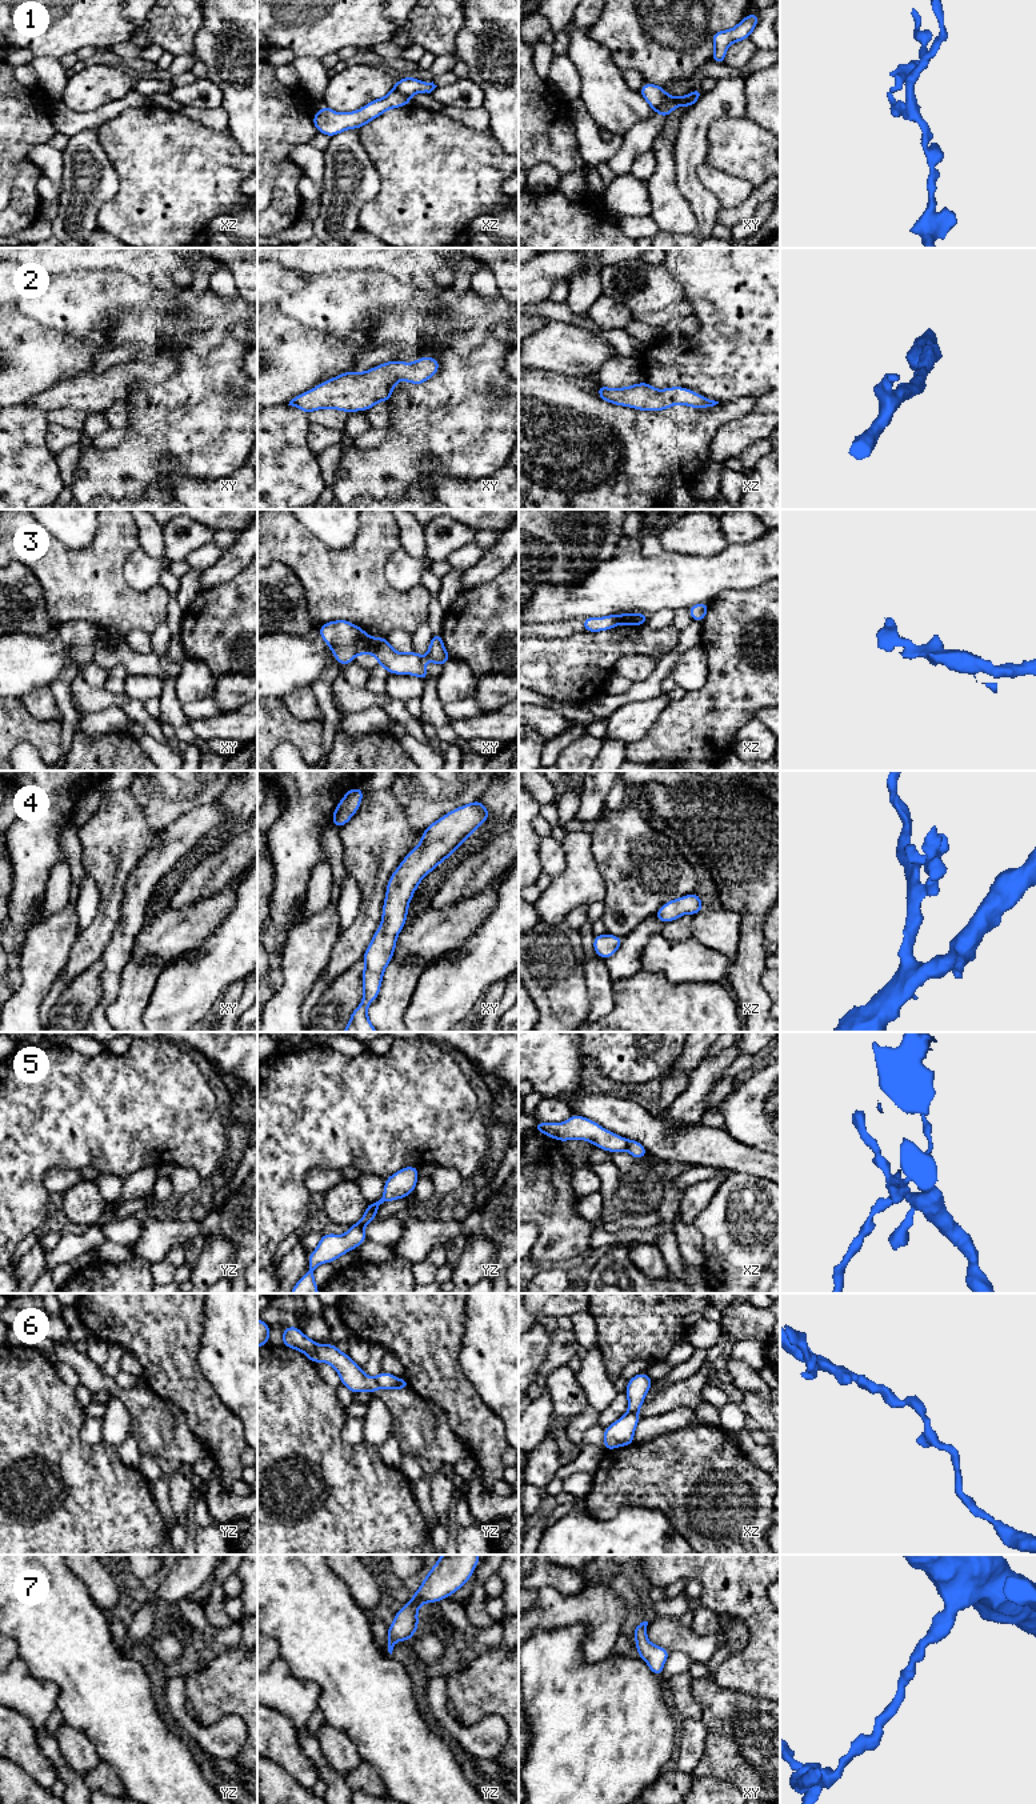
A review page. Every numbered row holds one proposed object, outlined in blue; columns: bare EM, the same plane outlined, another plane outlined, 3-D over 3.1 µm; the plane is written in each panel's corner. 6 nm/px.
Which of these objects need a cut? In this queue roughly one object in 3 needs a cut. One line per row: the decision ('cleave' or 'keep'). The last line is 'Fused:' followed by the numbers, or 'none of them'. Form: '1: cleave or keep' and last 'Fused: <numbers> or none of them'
1: cleave
2: keep
3: cleave
4: keep
5: cleave
6: cleave
7: keep
Fused: 1, 3, 5, 6

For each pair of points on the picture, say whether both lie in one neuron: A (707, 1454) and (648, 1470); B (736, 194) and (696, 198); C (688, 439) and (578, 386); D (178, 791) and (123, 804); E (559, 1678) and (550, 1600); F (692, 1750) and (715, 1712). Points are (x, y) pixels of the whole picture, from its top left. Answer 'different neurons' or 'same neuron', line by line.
A: same neuron
B: different neurons
C: same neuron
D: different neurons
E: different neurons
F: different neurons

